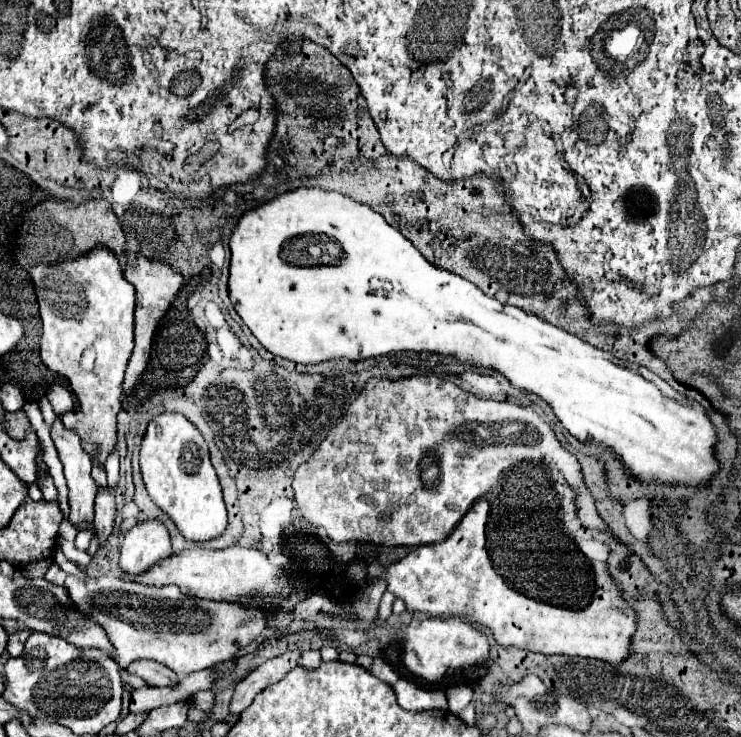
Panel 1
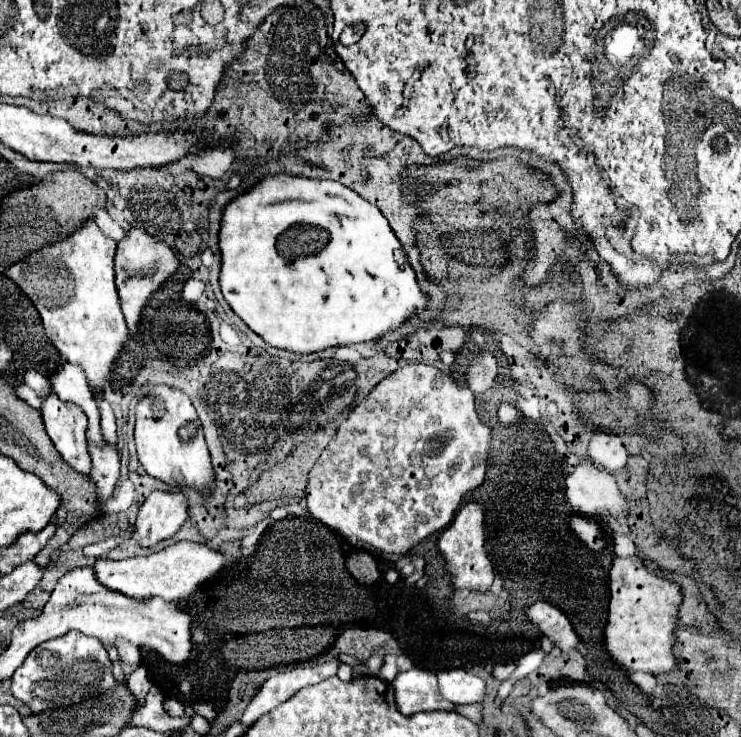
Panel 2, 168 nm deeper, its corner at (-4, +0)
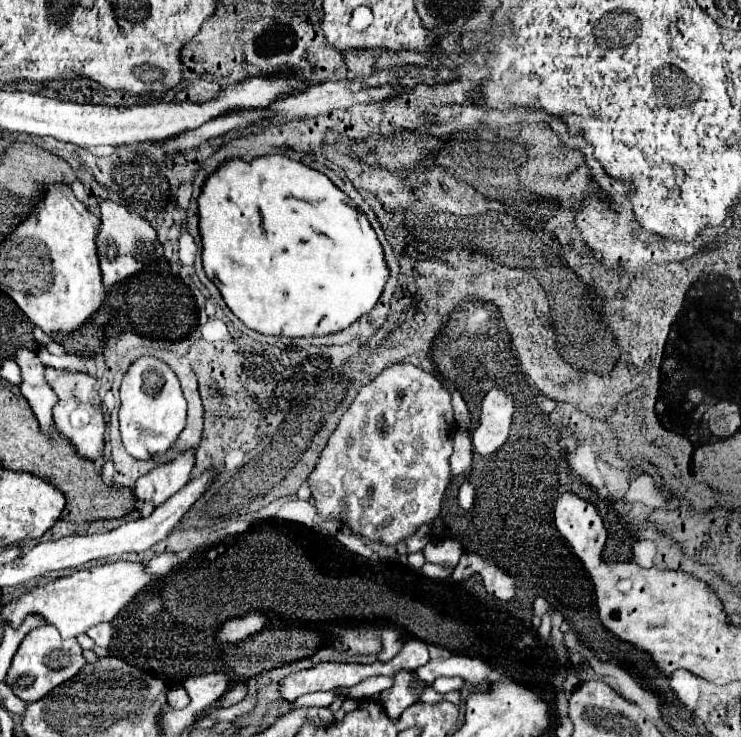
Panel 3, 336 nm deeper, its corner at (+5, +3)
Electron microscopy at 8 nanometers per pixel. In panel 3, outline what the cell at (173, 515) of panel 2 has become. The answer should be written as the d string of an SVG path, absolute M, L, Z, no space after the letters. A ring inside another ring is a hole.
M185 452L177 456L173 462L157 466L155 470L137 480L135 498L139 502L151 502L153 506L165 504L167 498L171 498L189 482L193 464L195 464L193 452Z

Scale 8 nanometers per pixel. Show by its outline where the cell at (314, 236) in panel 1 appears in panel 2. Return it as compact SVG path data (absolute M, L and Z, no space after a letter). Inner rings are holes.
M286 173L262 177L246 193L242 193L236 199L226 203L224 213L222 213L222 221L220 221L218 247L220 247L220 259L222 259L220 289L222 289L224 299L228 301L232 311L254 333L258 333L266 343L270 343L272 347L278 347L278 349L290 349L296 353L314 353L314 351L322 351L322 349L336 347L336 345L354 345L354 343L372 341L372 339L386 335L388 331L396 331L400 325L406 323L406 319L412 313L422 311L426 307L426 299L424 299L424 295L416 283L416 275L408 263L408 257L406 257L400 241L392 233L386 217L380 213L378 207L370 205L368 201L358 197L358 193L354 193L352 189L348 189L342 183L332 181L332 179L292 177Z

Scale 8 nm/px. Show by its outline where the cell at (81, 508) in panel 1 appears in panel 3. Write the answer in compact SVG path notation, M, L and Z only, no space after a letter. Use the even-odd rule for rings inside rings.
M19 350L15 362L21 366L23 374L23 384L21 384L21 394L27 398L29 406L33 408L33 414L39 420L41 430L47 436L53 436L55 422L53 422L53 406L57 404L57 394L49 388L49 384L43 378L43 364L37 358L37 352L33 350Z

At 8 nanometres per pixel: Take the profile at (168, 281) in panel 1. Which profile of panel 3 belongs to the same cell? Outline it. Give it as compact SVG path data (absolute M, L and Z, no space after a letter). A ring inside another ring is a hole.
M101 202L101 228L97 236L97 254L101 262L103 284L105 288L113 288L115 284L139 274L151 262L161 258L163 246L159 244L151 224L143 220L139 214L133 214L125 210L125 206L119 206L115 202Z

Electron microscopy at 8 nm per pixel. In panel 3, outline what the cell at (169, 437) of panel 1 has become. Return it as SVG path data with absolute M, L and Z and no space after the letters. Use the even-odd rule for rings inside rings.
M143 356L131 364L121 384L119 408L121 440L137 460L151 460L169 452L187 424L187 402L173 370L155 356Z

